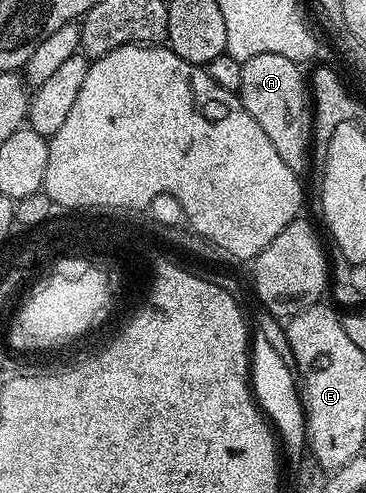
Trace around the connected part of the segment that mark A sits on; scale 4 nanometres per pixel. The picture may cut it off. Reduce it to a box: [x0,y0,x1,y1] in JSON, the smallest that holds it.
[238,54,313,176]

